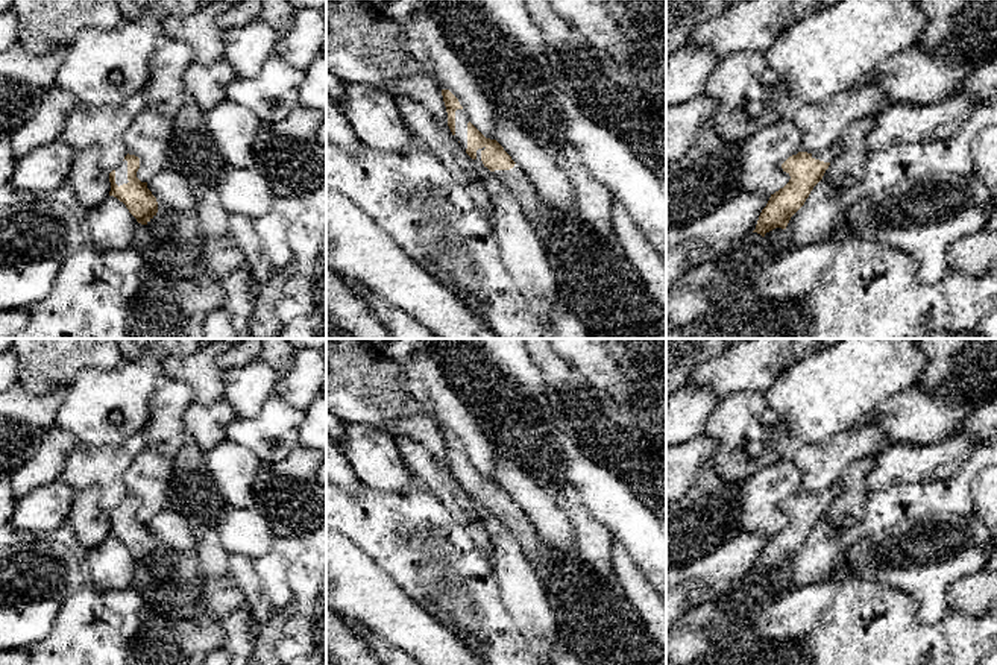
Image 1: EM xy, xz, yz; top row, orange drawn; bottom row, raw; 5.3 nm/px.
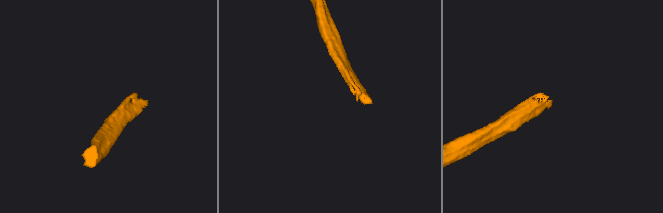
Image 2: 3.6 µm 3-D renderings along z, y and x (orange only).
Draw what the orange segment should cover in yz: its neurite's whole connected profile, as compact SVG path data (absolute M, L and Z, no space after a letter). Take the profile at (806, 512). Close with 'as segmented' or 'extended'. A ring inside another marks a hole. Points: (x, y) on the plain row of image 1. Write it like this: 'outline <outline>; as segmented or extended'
outline M832 486L821 493L798 492L789 496L782 509L791 519L783 528L771 534L753 572L765 577L766 572L775 568L786 569L791 557L804 545L810 531L822 519L839 492L838 487Z; extended

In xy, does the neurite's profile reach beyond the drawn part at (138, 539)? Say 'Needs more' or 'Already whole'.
Needs more

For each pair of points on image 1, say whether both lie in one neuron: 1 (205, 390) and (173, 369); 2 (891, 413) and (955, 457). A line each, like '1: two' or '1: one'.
1: one
2: two

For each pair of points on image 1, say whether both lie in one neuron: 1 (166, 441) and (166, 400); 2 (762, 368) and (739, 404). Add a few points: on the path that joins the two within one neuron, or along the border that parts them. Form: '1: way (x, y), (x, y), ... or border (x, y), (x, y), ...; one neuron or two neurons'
1: way (166, 430), (166, 410); one neuron
2: border (762, 392), (739, 390), (721, 400); two neurons

